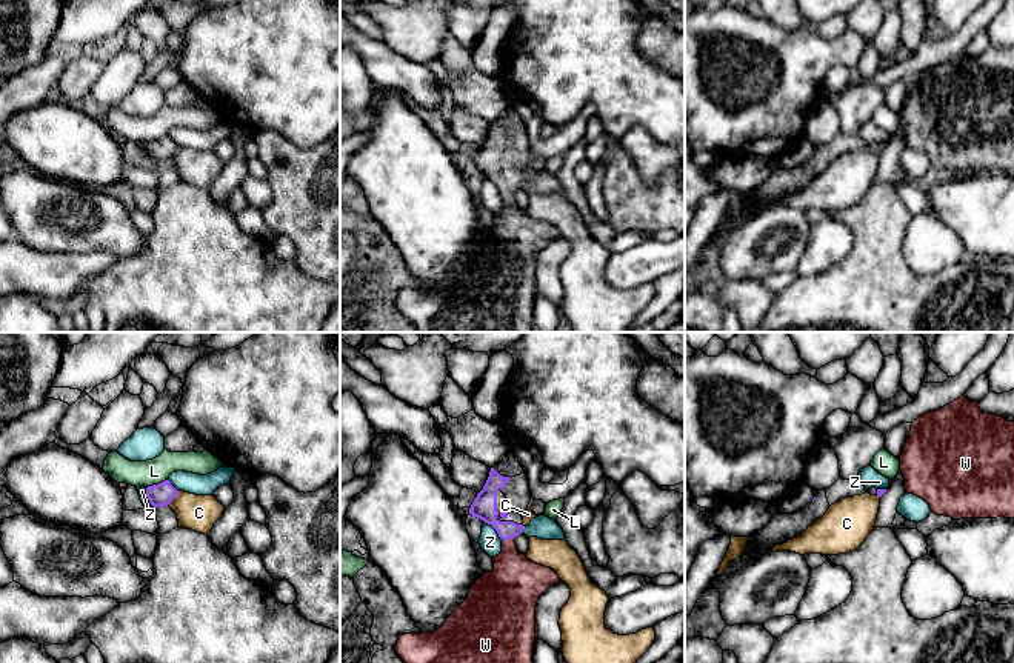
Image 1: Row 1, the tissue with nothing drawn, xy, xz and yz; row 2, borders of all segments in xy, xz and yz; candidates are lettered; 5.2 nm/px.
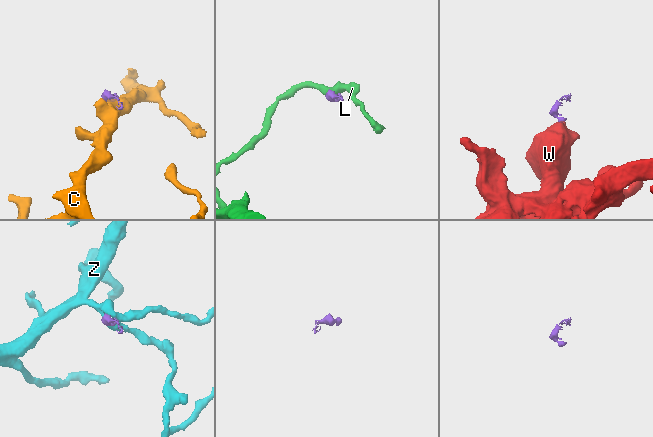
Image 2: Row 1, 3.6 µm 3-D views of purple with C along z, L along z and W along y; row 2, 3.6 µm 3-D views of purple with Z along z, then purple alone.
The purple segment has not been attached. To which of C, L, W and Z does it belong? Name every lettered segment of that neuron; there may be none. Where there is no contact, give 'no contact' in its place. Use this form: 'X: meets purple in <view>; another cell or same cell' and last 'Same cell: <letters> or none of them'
C: meets purple in xy; another cell
L: meets purple in xy; another cell
W: meets purple in xz; same cell
Z: meets purple in xz; another cell
Same cell: W

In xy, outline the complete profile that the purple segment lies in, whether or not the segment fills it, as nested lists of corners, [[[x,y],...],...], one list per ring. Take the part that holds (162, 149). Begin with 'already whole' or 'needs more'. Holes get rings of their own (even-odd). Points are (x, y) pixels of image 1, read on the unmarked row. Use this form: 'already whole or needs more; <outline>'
already whole; [[[169,135],[146,143],[146,152],[154,163],[168,162],[177,149]]]

